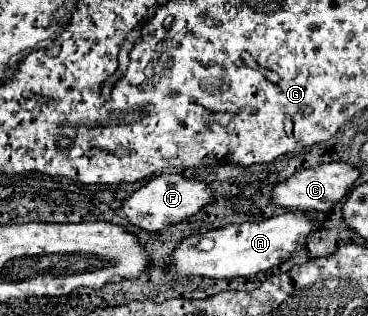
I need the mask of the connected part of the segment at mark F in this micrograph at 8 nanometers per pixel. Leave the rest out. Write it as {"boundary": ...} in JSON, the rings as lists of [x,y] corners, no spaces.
{"boundary":[[[164,173],[164,175],[150,179],[146,185],[142,185],[130,197],[126,197],[122,201],[120,209],[132,225],[146,229],[146,231],[160,231],[160,229],[166,229],[172,223],[180,223],[186,217],[198,213],[210,201],[212,201],[212,191],[208,189],[208,185],[204,181],[184,179],[180,175]]]}

